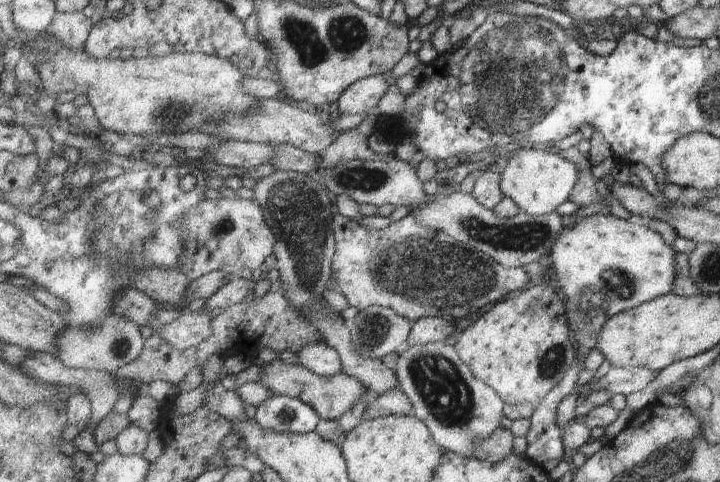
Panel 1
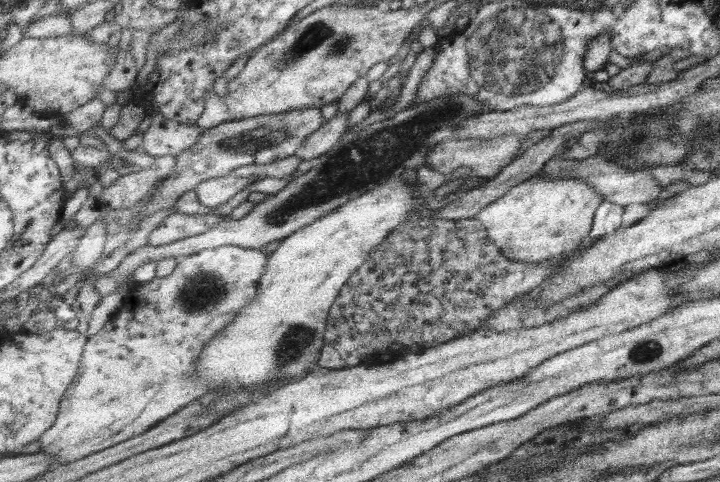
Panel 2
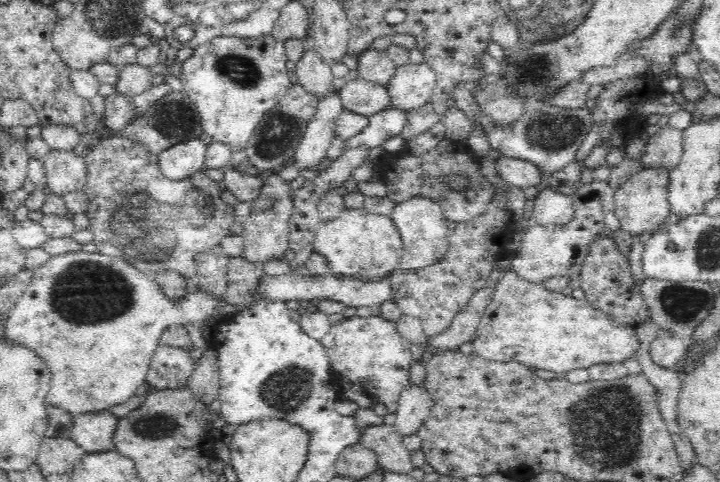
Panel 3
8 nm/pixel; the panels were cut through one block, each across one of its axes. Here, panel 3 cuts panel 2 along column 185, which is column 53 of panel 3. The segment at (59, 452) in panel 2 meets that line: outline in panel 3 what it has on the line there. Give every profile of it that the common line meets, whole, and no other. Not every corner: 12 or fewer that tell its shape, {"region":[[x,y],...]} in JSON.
{"region":[[52,255],[4,319],[70,415],[134,396],[216,314],[122,257]]}

